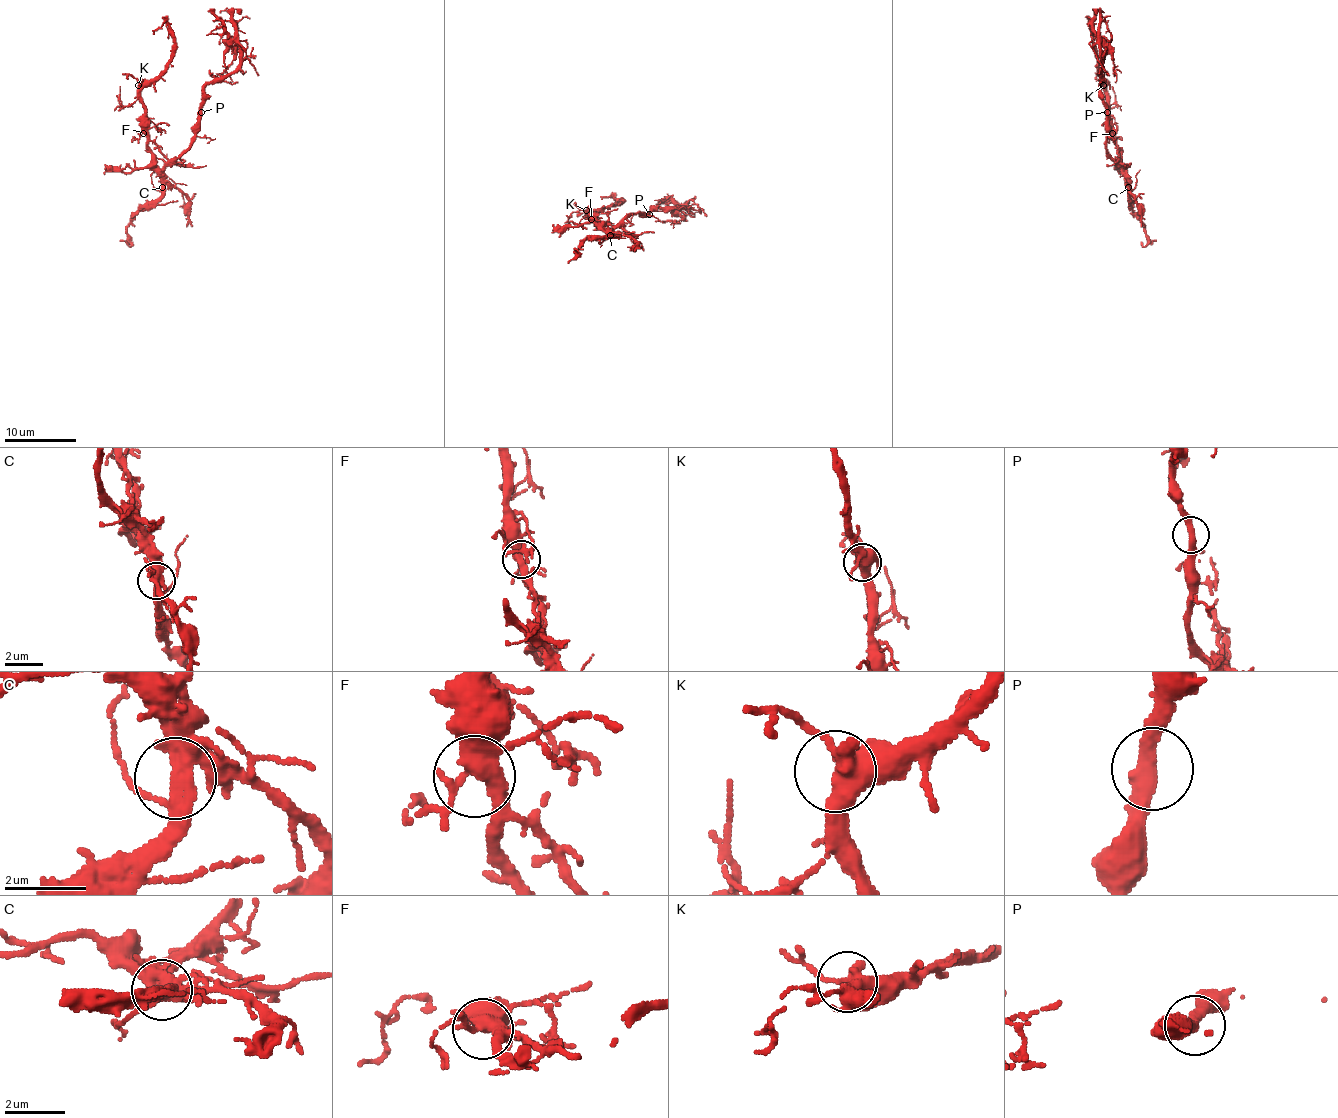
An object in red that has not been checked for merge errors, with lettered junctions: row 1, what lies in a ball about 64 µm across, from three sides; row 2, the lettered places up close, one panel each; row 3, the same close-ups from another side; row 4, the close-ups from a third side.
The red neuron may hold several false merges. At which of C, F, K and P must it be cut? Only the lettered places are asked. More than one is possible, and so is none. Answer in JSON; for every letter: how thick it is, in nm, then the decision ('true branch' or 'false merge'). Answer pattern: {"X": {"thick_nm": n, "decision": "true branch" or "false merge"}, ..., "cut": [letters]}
{"C": {"thick_nm": 320, "decision": "false merge"}, "F": {"thick_nm": 400, "decision": "true branch"}, "K": {"thick_nm": 440, "decision": "true branch"}, "P": {"thick_nm": 380, "decision": "true branch"}, "cut": ["C"]}

